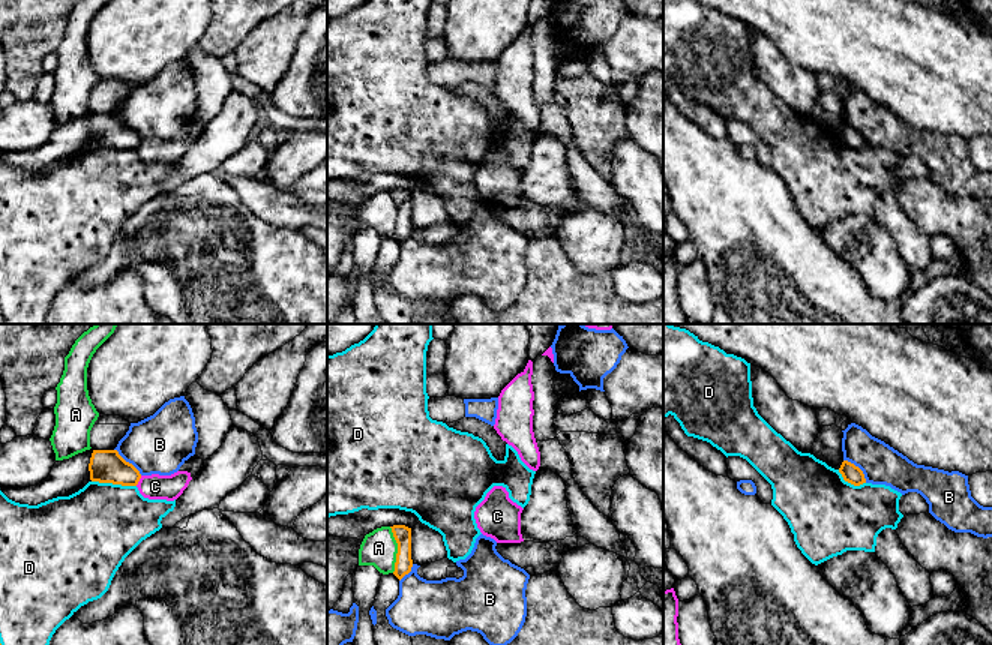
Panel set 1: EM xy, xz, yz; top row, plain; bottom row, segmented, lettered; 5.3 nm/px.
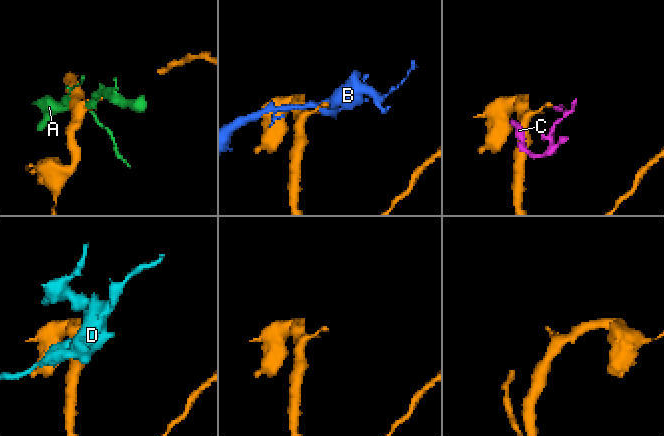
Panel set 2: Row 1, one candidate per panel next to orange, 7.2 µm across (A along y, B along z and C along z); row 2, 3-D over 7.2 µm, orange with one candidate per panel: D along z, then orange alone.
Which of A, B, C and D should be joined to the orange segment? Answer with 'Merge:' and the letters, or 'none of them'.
Merge: none of them

